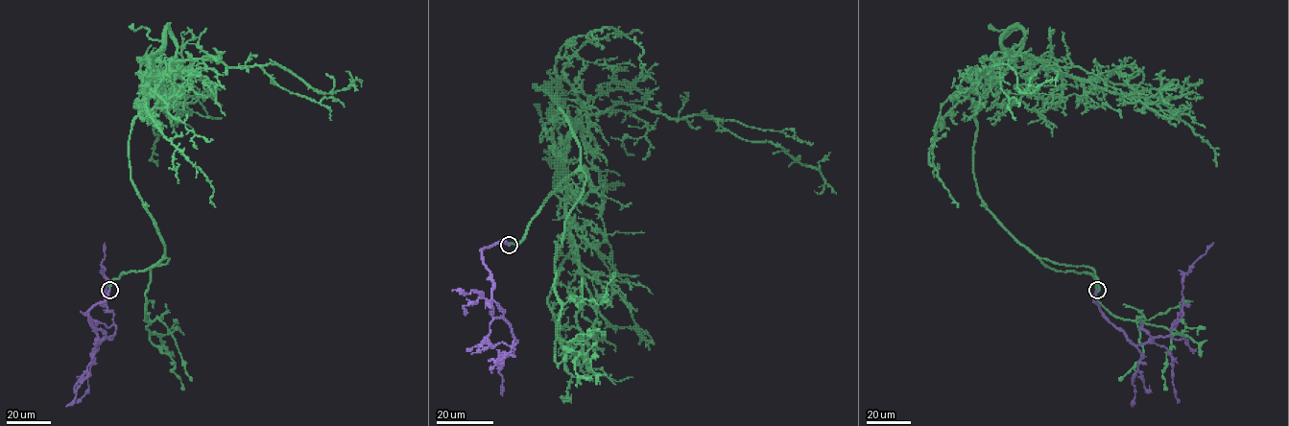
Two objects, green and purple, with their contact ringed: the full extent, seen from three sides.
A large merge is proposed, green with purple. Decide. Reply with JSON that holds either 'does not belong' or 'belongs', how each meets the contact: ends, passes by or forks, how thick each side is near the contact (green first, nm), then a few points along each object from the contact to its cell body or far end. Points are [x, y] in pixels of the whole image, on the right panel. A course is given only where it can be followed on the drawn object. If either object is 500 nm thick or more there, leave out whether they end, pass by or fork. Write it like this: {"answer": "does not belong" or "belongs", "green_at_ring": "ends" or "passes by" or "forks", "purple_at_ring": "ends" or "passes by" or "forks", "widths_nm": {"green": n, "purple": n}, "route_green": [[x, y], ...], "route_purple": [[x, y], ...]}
{"answer": "belongs", "green_at_ring": "ends", "purple_at_ring": "ends", "widths_nm": {"green": 420, "purple": 480}, "route_green": [[1096, 289], [977, 189], [974, 118], [1022, 47], [1010, 29], [1015, 53], [1142, 86], [1216, 167]], "route_purple": [[1096, 289], [1094, 299], [1110, 322], [1134, 344], [1153, 343], [1167, 336], [1181, 318], [1182, 276], [1213, 242]]}

